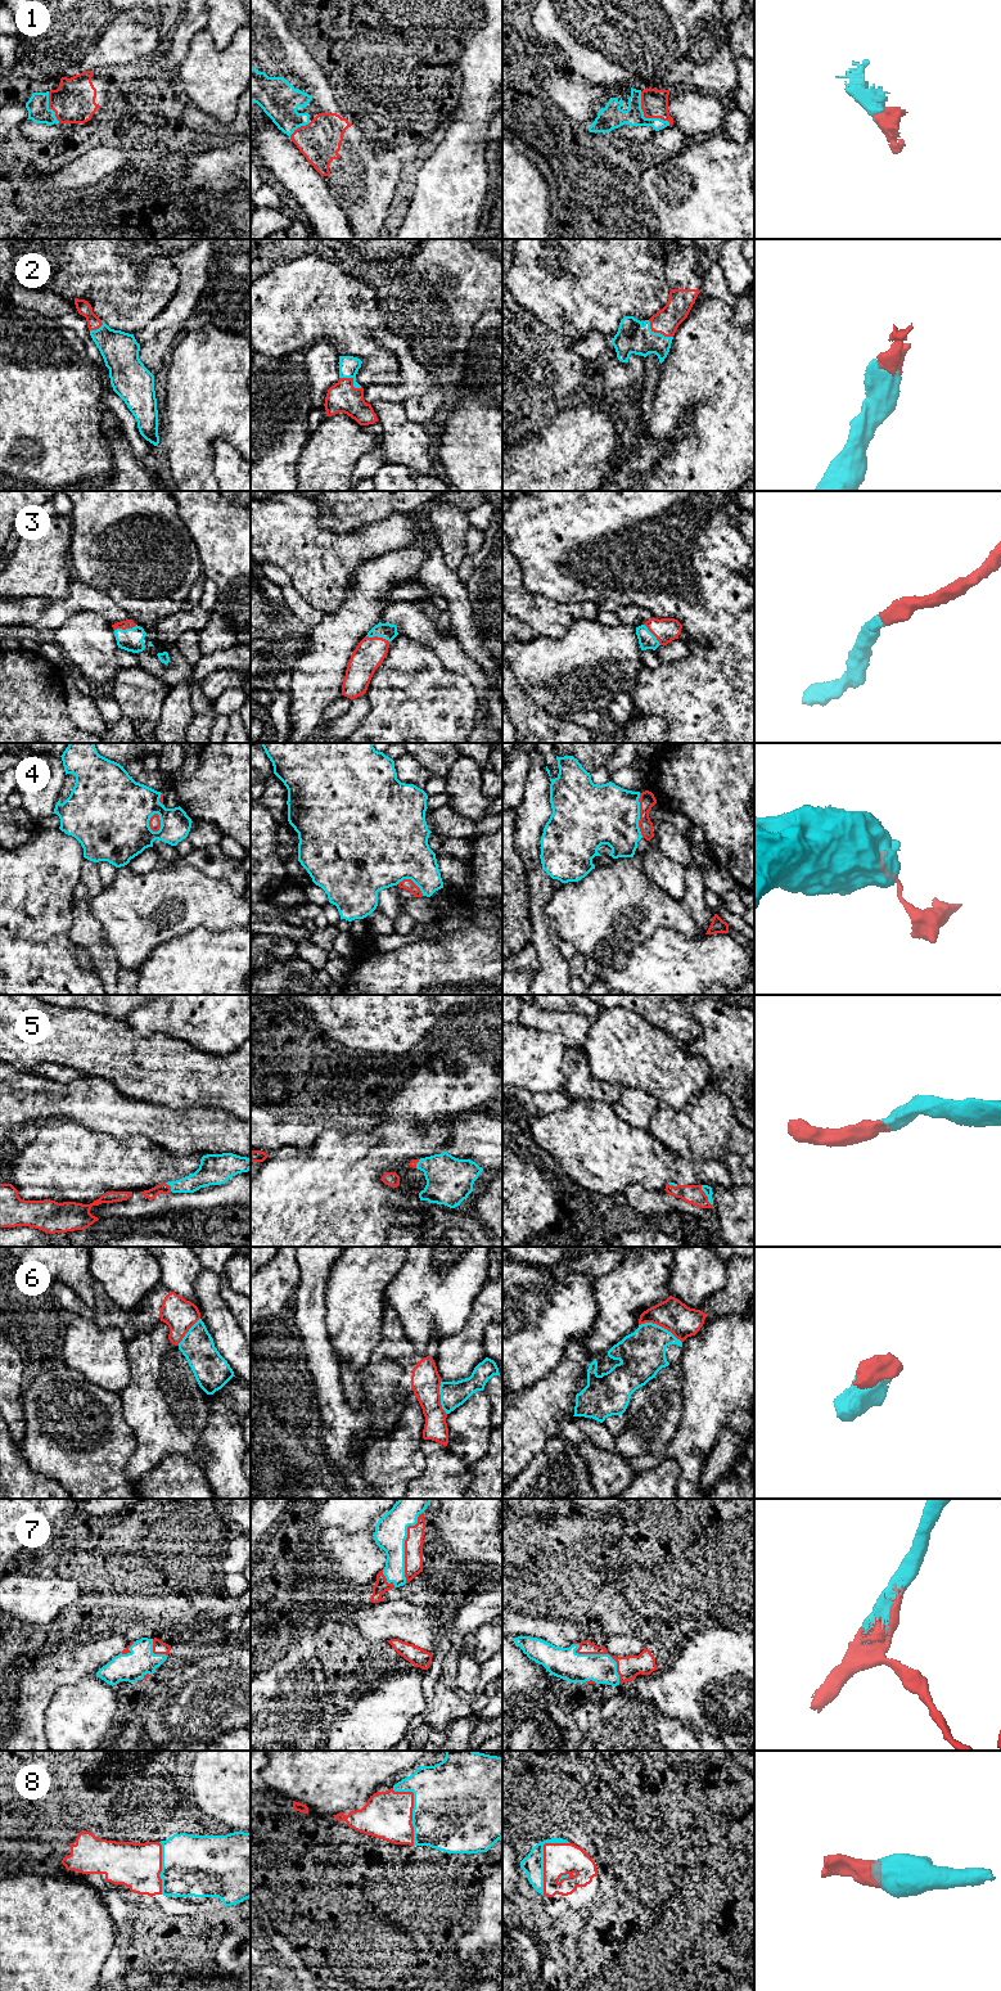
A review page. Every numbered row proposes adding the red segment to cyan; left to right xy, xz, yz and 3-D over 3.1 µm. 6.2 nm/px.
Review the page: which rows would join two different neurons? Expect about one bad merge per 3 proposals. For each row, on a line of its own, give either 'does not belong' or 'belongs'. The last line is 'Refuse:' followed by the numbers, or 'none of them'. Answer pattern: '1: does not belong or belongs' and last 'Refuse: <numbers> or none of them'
1: belongs
2: belongs
3: belongs
4: does not belong
5: belongs
6: does not belong
7: belongs
8: belongs
Refuse: 4, 6

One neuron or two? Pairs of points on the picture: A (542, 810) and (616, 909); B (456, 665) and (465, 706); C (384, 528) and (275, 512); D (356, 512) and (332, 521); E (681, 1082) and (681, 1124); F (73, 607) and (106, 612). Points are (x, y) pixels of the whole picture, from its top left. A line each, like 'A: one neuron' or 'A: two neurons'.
A: two neurons
B: two neurons
C: one neuron
D: one neuron
E: two neurons
F: one neuron

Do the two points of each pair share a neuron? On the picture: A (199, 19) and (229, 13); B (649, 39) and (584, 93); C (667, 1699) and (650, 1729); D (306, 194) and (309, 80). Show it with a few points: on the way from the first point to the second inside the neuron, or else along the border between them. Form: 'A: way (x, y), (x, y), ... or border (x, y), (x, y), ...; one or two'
A: border (208, 13), (208, 21), (204, 27); two
B: border (569, 72), (587, 81), (611, 86); two
C: border (635, 1694), (649, 1698), (664, 1714), (685, 1728); two
D: border (289, 136), (321, 176), (325, 185); two

